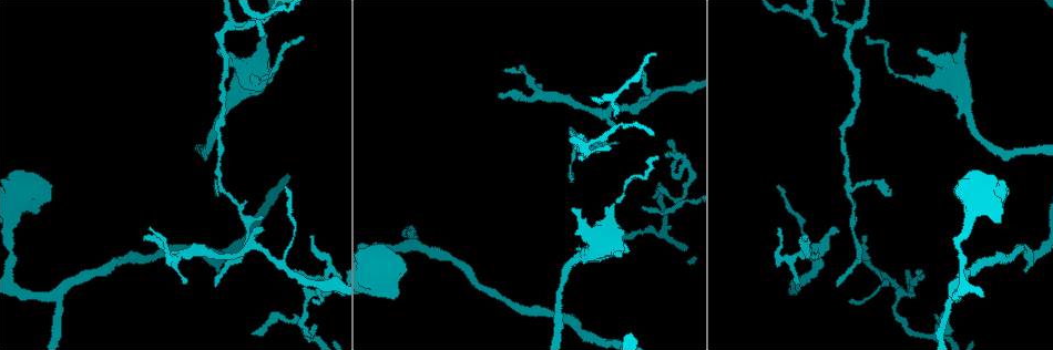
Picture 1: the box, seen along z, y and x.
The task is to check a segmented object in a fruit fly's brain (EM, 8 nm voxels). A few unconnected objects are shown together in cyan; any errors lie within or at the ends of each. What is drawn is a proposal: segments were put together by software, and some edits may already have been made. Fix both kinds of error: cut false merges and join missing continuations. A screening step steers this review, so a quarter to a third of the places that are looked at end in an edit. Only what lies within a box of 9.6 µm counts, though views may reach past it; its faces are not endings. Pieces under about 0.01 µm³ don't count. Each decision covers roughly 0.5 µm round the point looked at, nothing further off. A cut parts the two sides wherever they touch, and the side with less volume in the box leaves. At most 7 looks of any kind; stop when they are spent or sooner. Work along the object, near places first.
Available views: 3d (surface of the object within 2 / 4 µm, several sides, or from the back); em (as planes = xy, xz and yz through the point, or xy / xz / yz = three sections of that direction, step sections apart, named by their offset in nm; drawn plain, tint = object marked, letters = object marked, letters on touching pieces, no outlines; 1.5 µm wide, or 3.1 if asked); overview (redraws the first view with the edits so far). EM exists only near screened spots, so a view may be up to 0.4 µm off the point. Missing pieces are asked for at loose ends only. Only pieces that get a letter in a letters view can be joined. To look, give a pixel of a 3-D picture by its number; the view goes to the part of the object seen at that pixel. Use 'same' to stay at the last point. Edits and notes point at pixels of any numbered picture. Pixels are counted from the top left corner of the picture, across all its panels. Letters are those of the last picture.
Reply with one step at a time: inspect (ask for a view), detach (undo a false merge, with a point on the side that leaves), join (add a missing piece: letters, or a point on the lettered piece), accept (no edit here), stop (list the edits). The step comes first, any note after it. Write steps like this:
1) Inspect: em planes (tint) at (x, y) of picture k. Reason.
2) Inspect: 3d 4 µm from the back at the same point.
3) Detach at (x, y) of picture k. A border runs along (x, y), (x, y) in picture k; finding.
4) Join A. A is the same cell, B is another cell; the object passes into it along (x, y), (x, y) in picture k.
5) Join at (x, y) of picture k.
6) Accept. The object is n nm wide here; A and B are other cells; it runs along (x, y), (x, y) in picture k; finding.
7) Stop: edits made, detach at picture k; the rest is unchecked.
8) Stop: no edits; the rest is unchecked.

Inspect: em planes (letters) at (214, 284) of picture 1. Thin end.

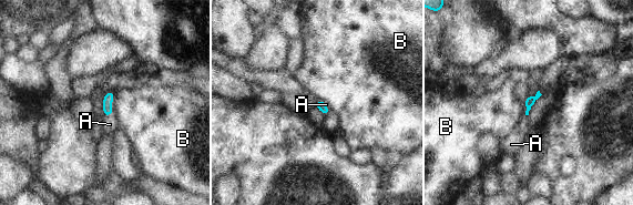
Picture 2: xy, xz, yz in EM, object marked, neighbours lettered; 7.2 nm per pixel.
Join A. The longest contact is with A, 90 nm; A is the same cell, B is another cell; the object passes into it along (108, 99), (110, 115), (110, 124) in picture 2; it goes on there.

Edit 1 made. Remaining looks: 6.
Inspect: overview. Redraw.

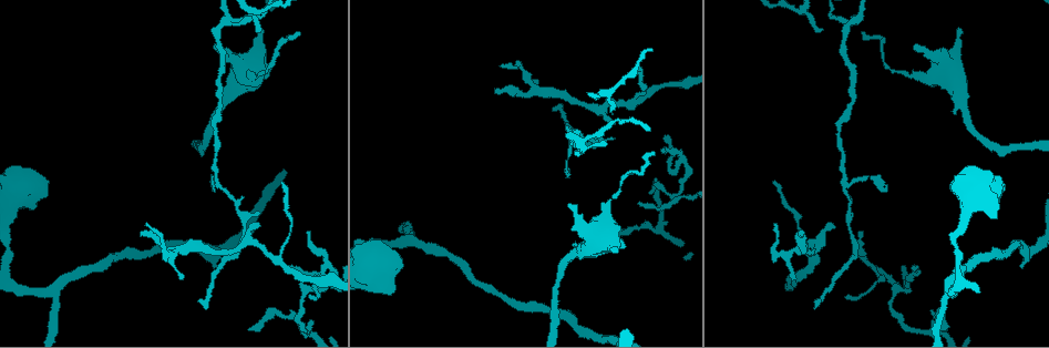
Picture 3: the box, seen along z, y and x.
Inspect: em 3.1 µm planes (plain) at (55, 291) of picture 3. Three-way junction.

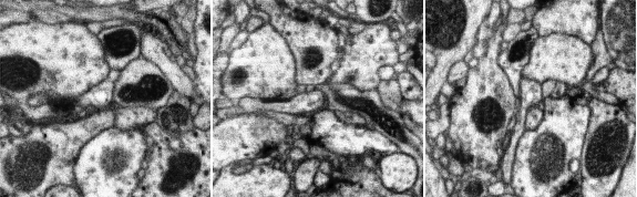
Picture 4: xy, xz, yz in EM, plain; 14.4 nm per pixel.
Inspect: em 3.1 µm planes (letters) at the same point.

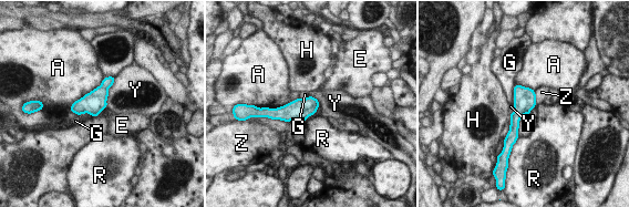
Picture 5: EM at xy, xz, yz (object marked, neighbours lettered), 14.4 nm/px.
Accept. A, E, G, H, R, Y and Z are other cells; a border runs along (115, 78), (109, 89), (105, 107) in picture 5; continuous, no second cell.

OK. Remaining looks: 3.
Inspect: em xz step 8 (tint) at (573, 136) of picture 3. Three-way junction.

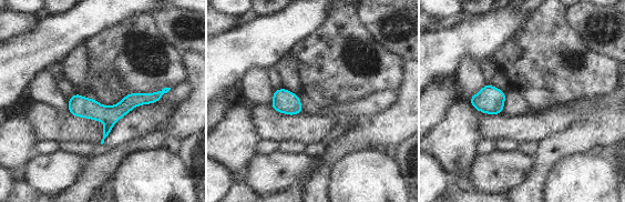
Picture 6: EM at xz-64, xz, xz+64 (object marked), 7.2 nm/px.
Inspect: em planes (letters) at the same point.

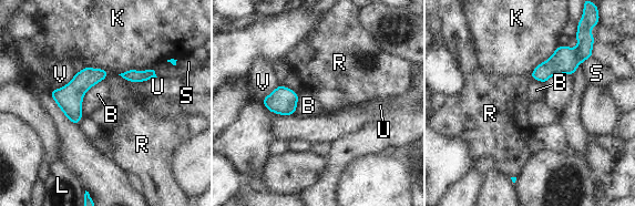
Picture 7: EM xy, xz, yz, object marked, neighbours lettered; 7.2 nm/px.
Accept. B, K, L, R, S, U and V are other cells; a border runs along (103, 79), (84, 94), (82, 116) in picture 7; continuous, no second cell.

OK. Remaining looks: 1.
Stop: edits made, join at picture 2; the rest is unchecked.

